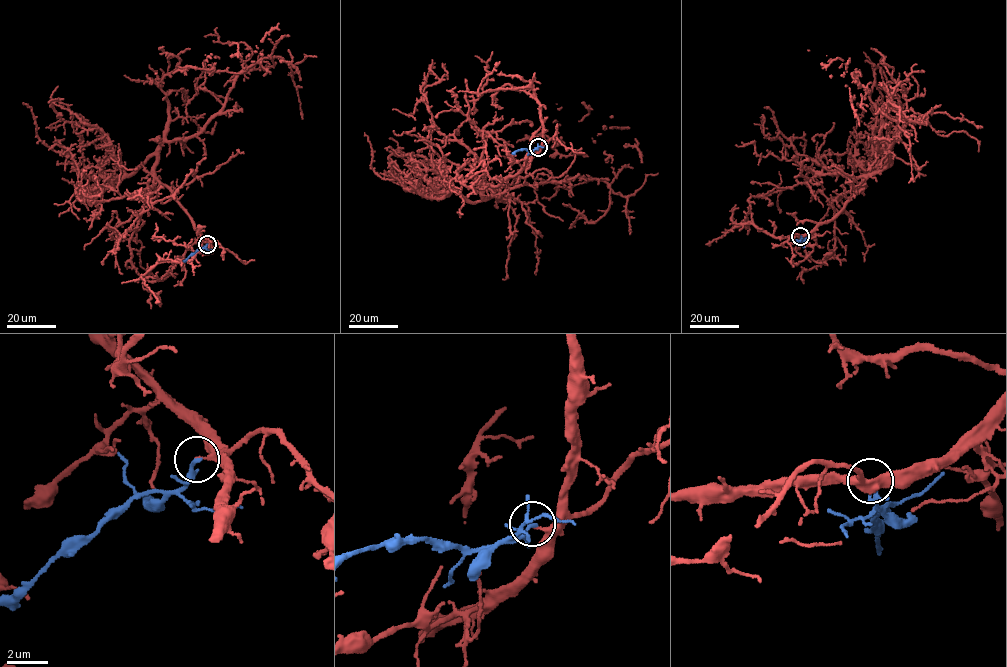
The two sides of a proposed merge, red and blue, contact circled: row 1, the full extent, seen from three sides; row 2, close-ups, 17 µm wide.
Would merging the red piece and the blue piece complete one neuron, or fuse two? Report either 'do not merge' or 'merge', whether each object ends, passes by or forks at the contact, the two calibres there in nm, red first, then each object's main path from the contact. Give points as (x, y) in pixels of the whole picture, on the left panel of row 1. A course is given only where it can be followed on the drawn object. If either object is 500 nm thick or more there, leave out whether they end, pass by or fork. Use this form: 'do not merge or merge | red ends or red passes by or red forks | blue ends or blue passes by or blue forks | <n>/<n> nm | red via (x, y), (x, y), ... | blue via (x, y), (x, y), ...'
do not merge | red ends | blue ends | 200/180 nm | red via (207, 243), (155, 165), (164, 142), (200, 132), (244, 69), (267, 69), (229, 45) | blue via (207, 243), (183, 261)

